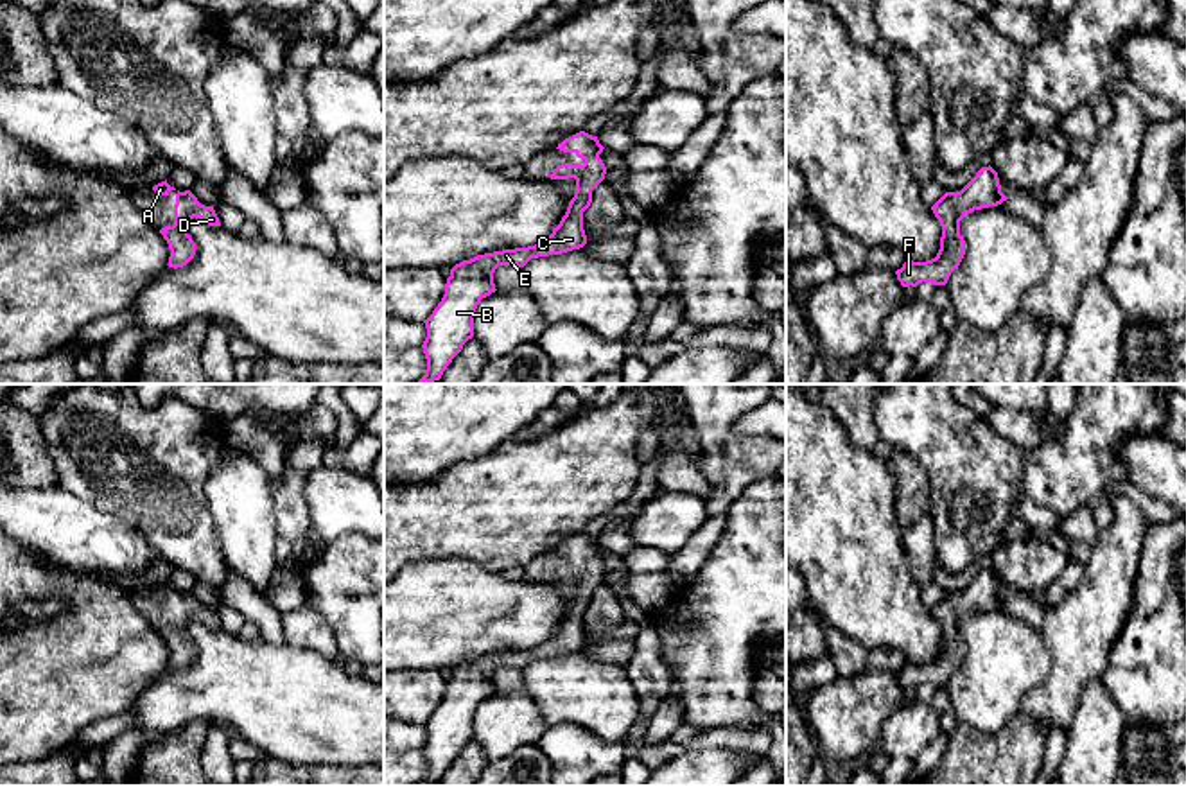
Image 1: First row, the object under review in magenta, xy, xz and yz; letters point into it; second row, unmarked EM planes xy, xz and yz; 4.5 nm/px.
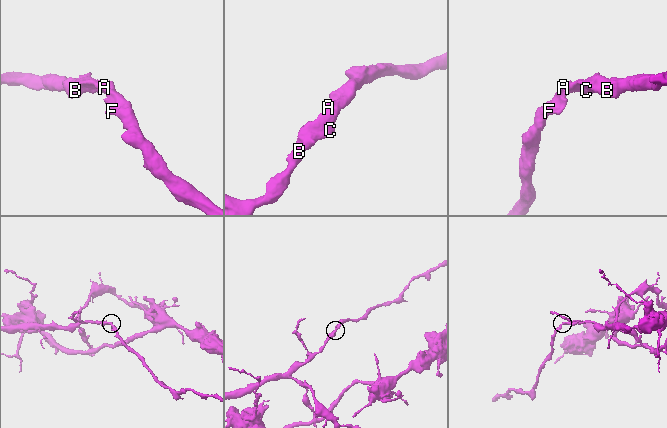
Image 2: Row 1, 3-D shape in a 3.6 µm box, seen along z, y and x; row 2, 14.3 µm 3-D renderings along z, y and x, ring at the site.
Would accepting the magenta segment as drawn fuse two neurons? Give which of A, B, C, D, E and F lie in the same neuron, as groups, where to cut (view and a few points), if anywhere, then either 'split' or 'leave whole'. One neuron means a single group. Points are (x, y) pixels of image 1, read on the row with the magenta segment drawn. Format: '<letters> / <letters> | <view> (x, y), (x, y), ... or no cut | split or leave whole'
A B C D E F | no cut | leave whole

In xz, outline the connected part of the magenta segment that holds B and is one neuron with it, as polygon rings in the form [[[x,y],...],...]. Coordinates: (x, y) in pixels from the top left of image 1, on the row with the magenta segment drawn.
[[[580,131],[562,144],[560,151],[574,153],[581,165],[562,163],[551,179],[576,179],[576,192],[565,215],[553,233],[528,248],[502,249],[463,260],[450,269],[445,294],[432,314],[423,321],[427,337],[422,345],[427,370],[416,384],[440,380],[463,345],[474,337],[474,314],[483,298],[495,293],[493,273],[499,266],[524,267],[531,258],[562,255],[587,244],[583,212],[592,203],[592,190],[605,179],[606,167],[599,154],[603,145],[597,136]]]

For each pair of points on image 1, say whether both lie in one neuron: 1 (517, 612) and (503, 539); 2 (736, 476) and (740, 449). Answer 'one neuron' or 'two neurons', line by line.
1: two neurons
2: one neuron

